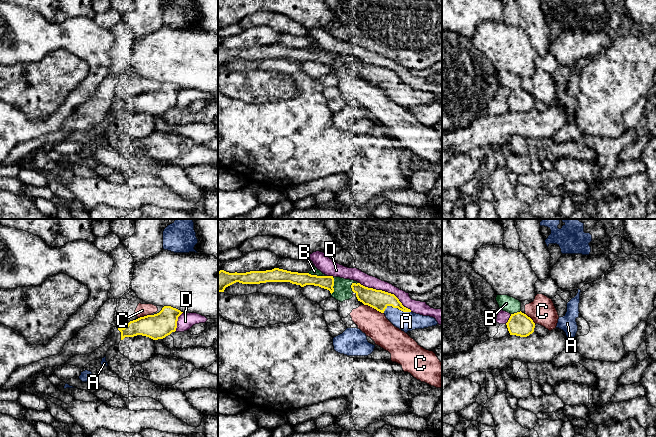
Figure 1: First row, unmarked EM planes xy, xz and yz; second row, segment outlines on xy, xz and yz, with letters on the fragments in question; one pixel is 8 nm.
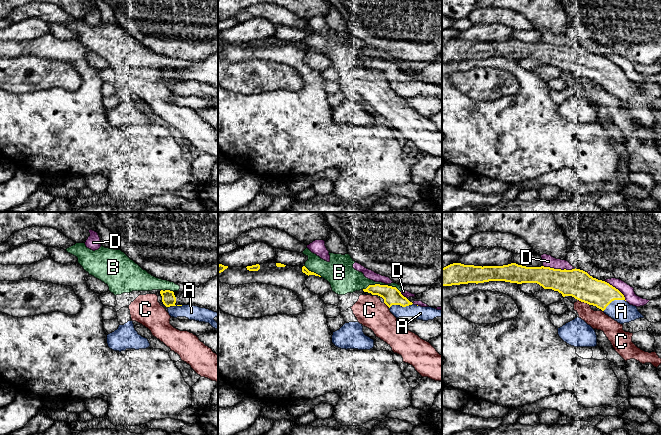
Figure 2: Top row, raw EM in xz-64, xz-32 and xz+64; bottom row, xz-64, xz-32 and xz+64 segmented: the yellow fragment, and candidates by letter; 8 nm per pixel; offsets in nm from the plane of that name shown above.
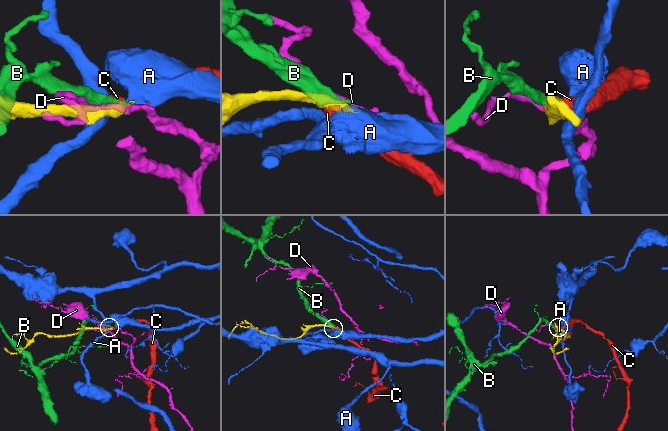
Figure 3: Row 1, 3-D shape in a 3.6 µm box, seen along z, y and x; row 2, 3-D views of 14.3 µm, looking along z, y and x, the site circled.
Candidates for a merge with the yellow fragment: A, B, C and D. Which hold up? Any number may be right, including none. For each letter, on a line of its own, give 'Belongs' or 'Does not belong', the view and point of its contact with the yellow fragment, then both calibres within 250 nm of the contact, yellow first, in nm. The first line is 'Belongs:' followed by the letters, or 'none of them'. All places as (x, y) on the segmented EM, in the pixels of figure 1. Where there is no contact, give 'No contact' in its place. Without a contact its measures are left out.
Belongs: A
A: Belongs. Touches yellow at xz (397, 307). Thickness 160 nm (yellow) against 160 nm
B: Does not belong. Touches yellow at xz (316, 275). Thickness 110 nm (yellow) against 60 nm
C: Does not belong. Touches yellow at xz (374, 308). Thickness 160 nm (yellow) against 220 nm
D: Does not belong. Touches yellow at xz (386, 292). Thickness 160 nm (yellow) against 100 nm

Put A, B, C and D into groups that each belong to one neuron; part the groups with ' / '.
A / B C / D

